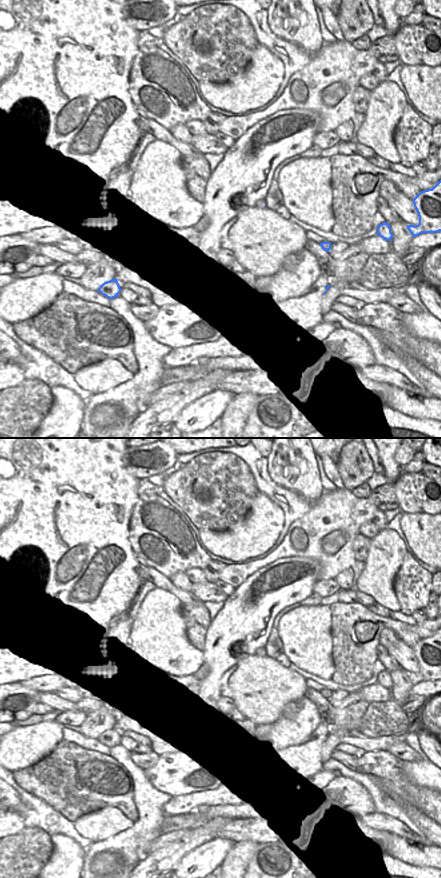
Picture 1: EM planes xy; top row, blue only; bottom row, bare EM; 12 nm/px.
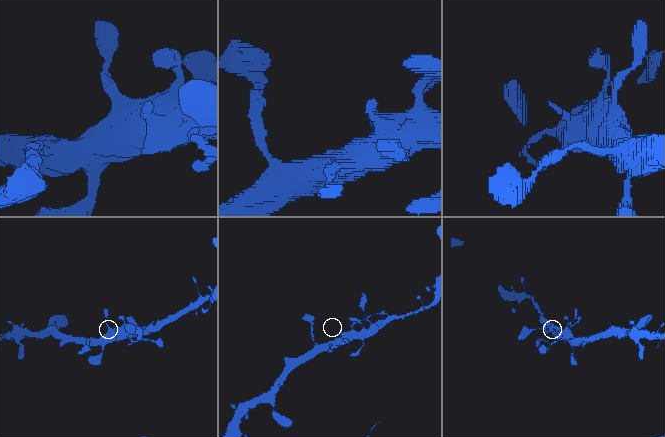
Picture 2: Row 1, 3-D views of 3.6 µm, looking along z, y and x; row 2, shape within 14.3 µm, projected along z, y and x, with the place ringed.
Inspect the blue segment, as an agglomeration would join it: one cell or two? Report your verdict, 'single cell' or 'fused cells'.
single cell

